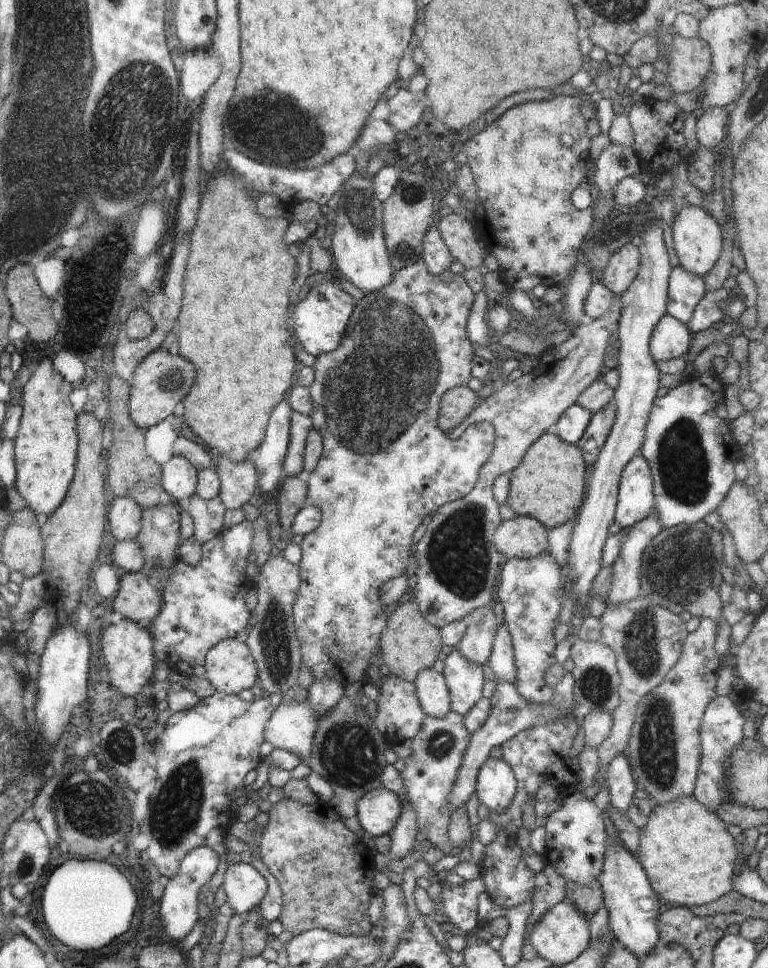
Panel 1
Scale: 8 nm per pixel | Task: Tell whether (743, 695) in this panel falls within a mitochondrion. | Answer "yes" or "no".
no

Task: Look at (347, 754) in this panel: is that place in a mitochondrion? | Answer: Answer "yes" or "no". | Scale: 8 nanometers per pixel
yes

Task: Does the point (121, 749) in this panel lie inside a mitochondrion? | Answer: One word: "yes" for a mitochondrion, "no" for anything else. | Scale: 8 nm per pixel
yes

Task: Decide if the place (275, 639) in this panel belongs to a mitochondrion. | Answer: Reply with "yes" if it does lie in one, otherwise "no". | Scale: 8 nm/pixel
yes

